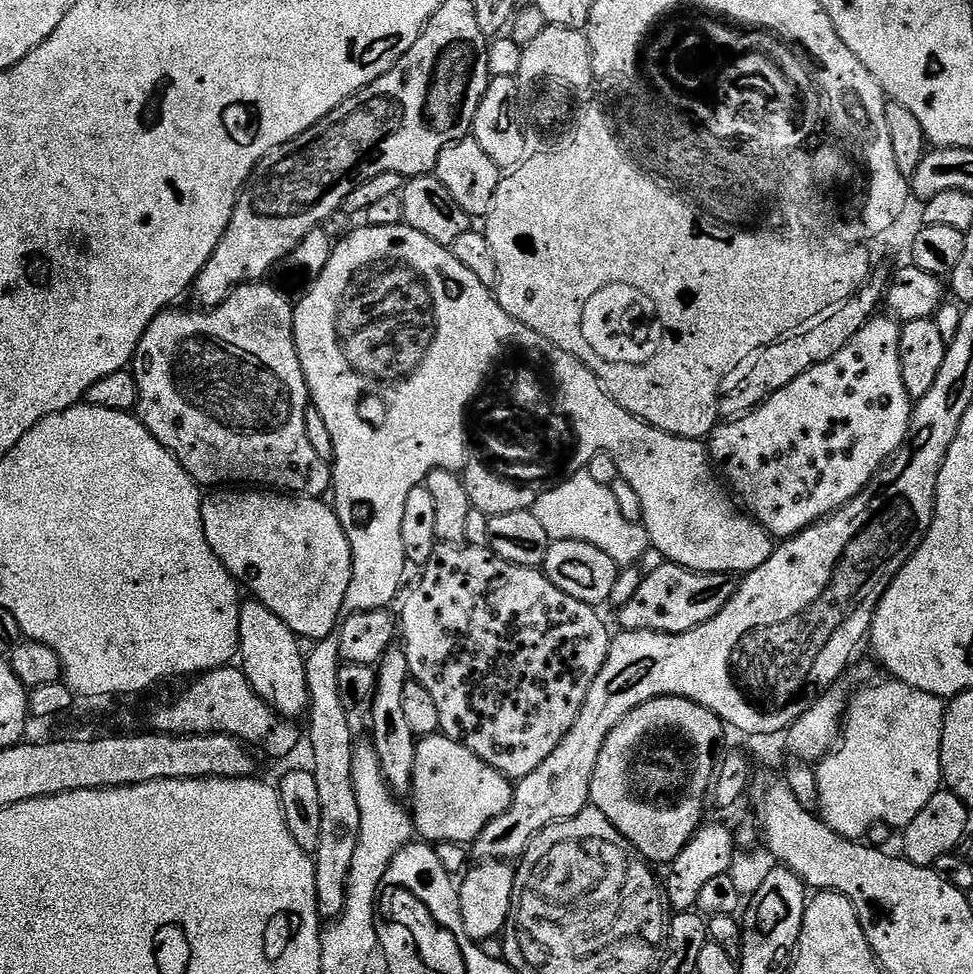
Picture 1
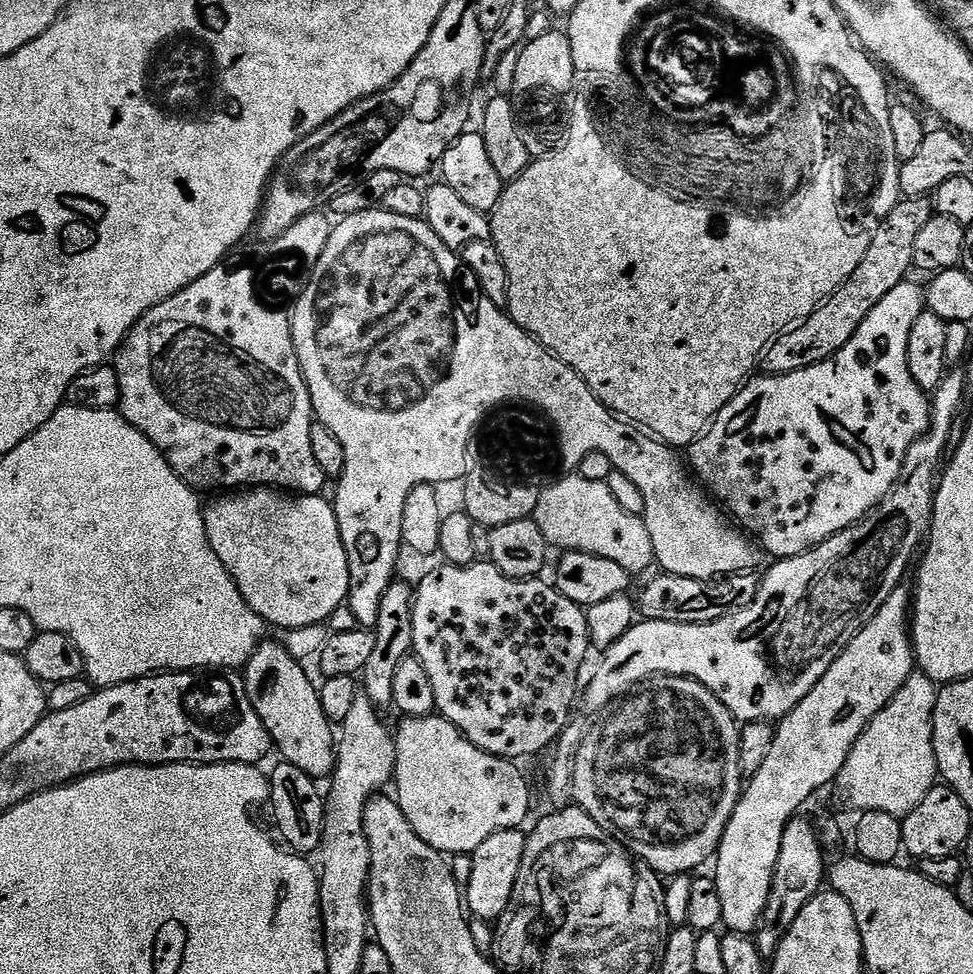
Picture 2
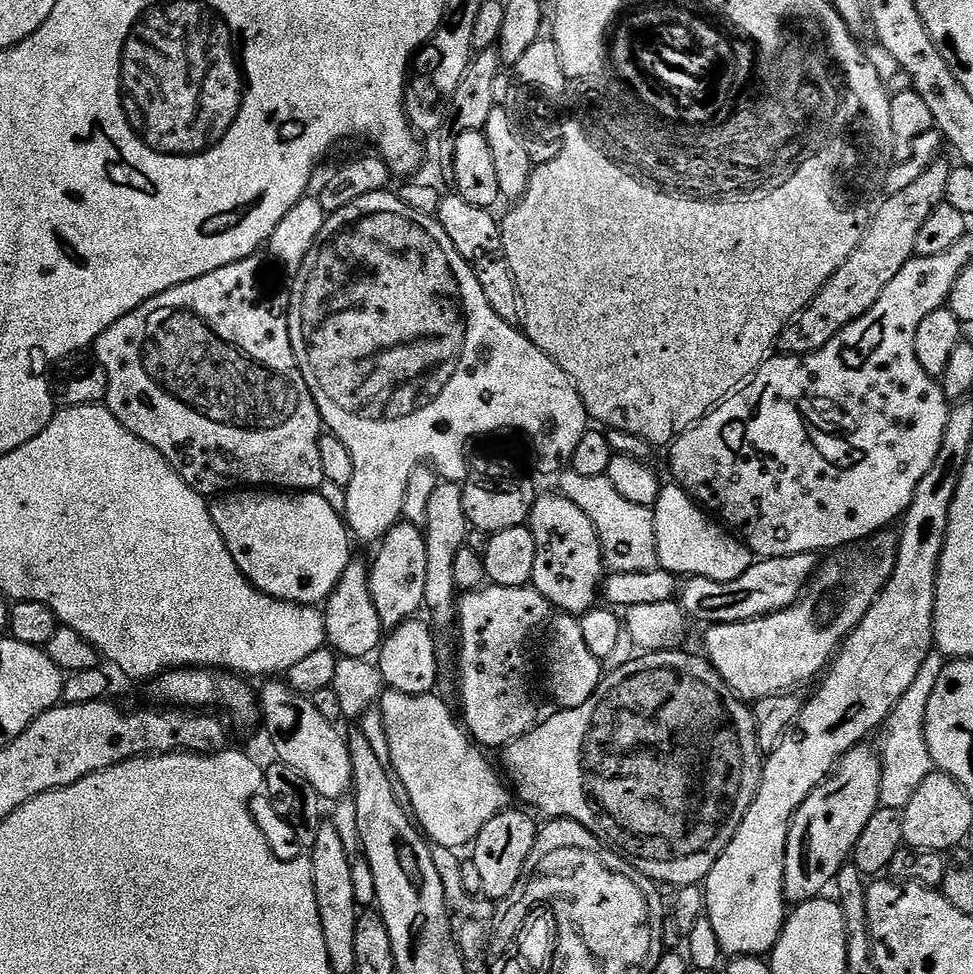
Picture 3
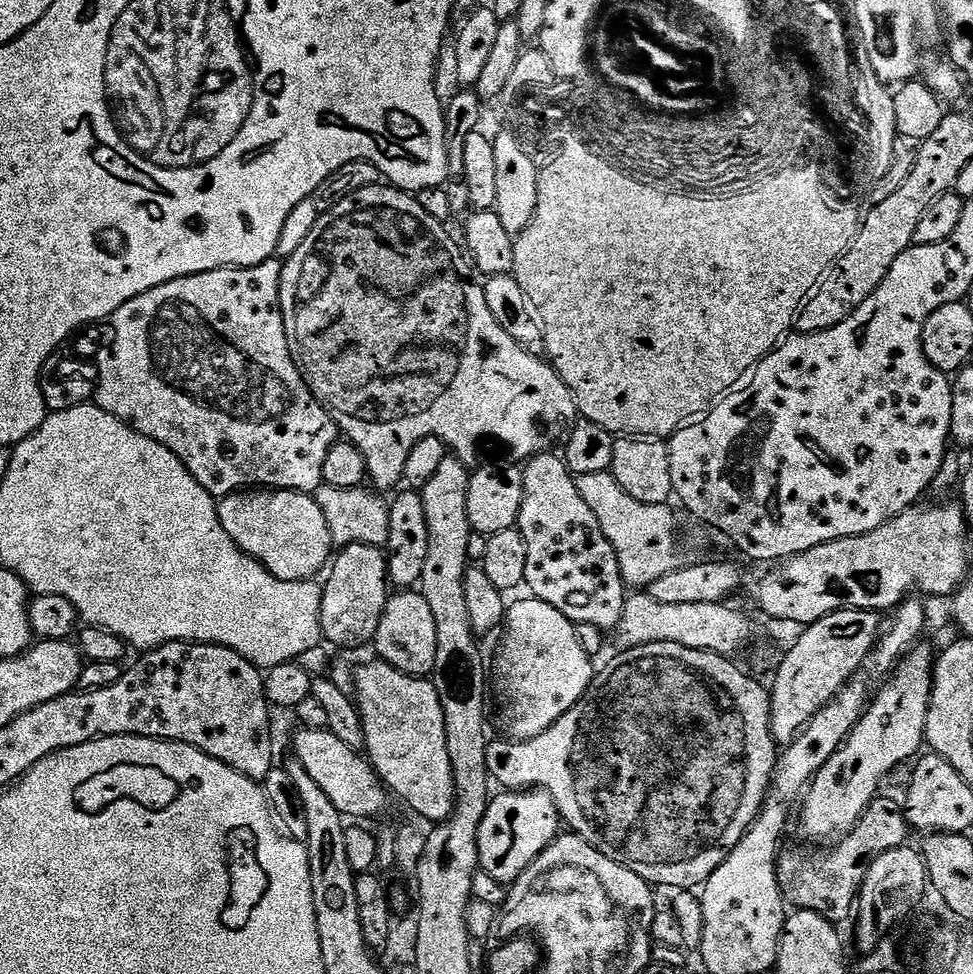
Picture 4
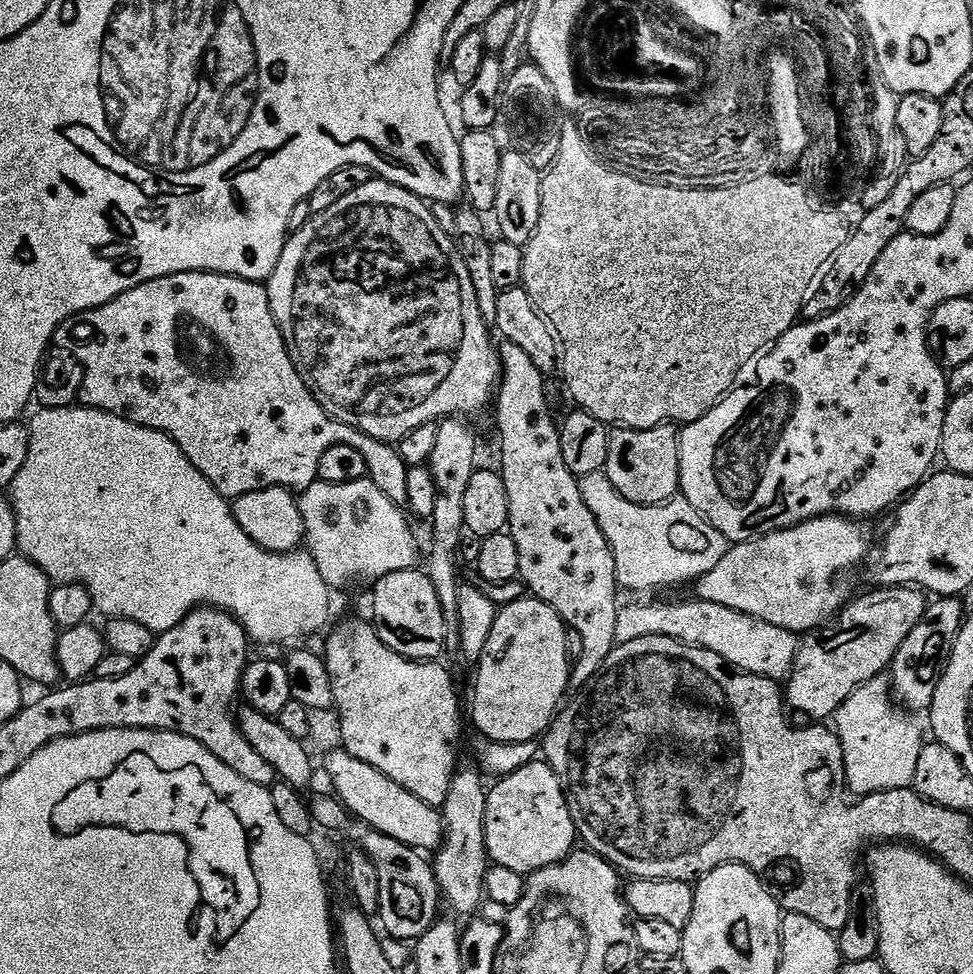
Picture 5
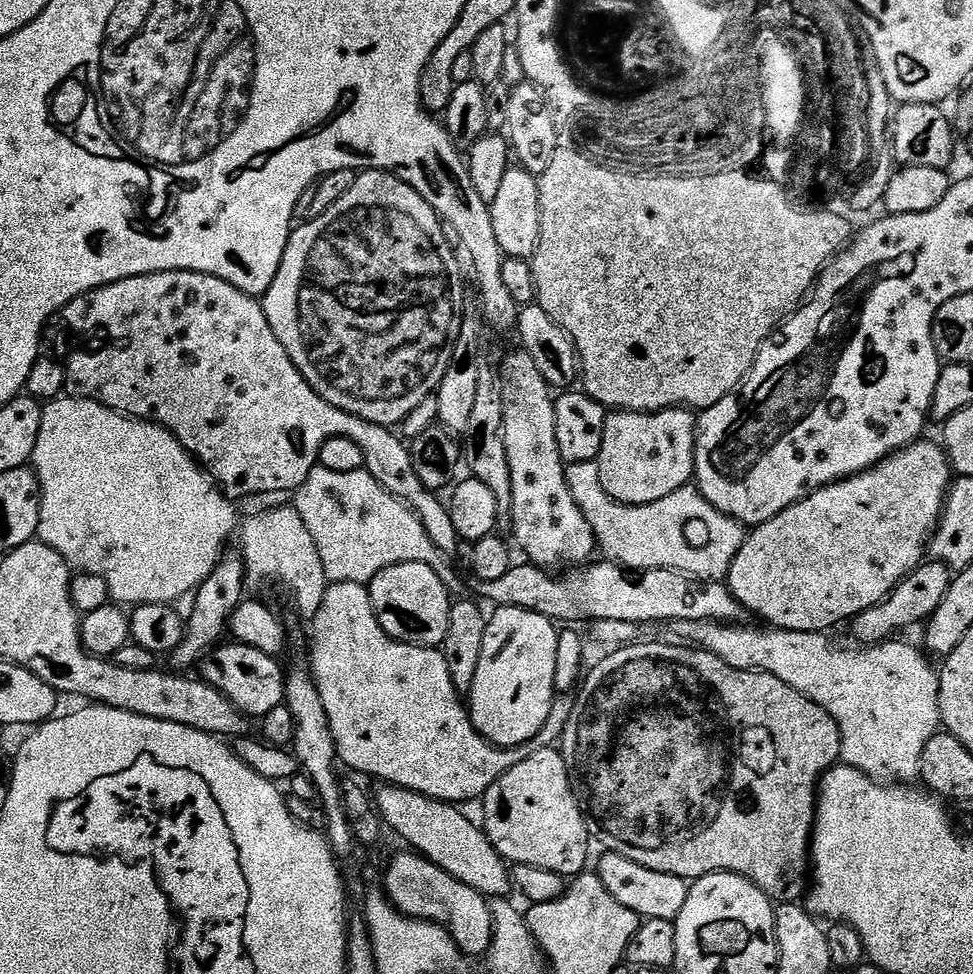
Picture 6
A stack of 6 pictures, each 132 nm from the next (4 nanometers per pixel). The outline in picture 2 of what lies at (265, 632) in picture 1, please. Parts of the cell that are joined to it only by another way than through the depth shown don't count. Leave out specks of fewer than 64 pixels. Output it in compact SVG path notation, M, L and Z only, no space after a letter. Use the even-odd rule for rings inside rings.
M265 642L257 648L247 664L242 669L246 694L250 698L250 706L258 710L258 718L262 718L262 726L270 734L275 751L281 752L283 759L289 764L298 766L308 776L313 778L331 777L336 769L336 745L337 737L334 735L334 725L326 718L326 710L322 710L320 693L317 685L312 685L312 680L308 677L308 672L301 661L293 658L289 654L287 647L283 643L271 644Z

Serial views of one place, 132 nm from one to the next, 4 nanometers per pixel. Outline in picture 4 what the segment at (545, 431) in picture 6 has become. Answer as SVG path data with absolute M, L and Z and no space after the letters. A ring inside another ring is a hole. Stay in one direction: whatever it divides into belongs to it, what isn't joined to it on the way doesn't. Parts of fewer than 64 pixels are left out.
M552 450L536 453L525 464L518 527L526 538L526 588L575 625L598 626L606 634L611 628L619 629L626 585L620 576L618 554L602 534L594 510L578 494L572 471Z

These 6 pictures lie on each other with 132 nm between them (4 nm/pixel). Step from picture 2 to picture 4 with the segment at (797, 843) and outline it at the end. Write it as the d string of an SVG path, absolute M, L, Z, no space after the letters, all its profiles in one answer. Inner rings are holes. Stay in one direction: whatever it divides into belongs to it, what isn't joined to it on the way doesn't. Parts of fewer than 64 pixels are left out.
M917 642L881 683L885 684L877 692L875 689L852 733L824 763L822 770L817 772L803 797L800 828L808 839L805 841L816 846L828 846L839 841L860 821L872 801L877 799L879 792L876 791L884 776L903 760L911 761L925 747L933 671L934 649L931 643Z

